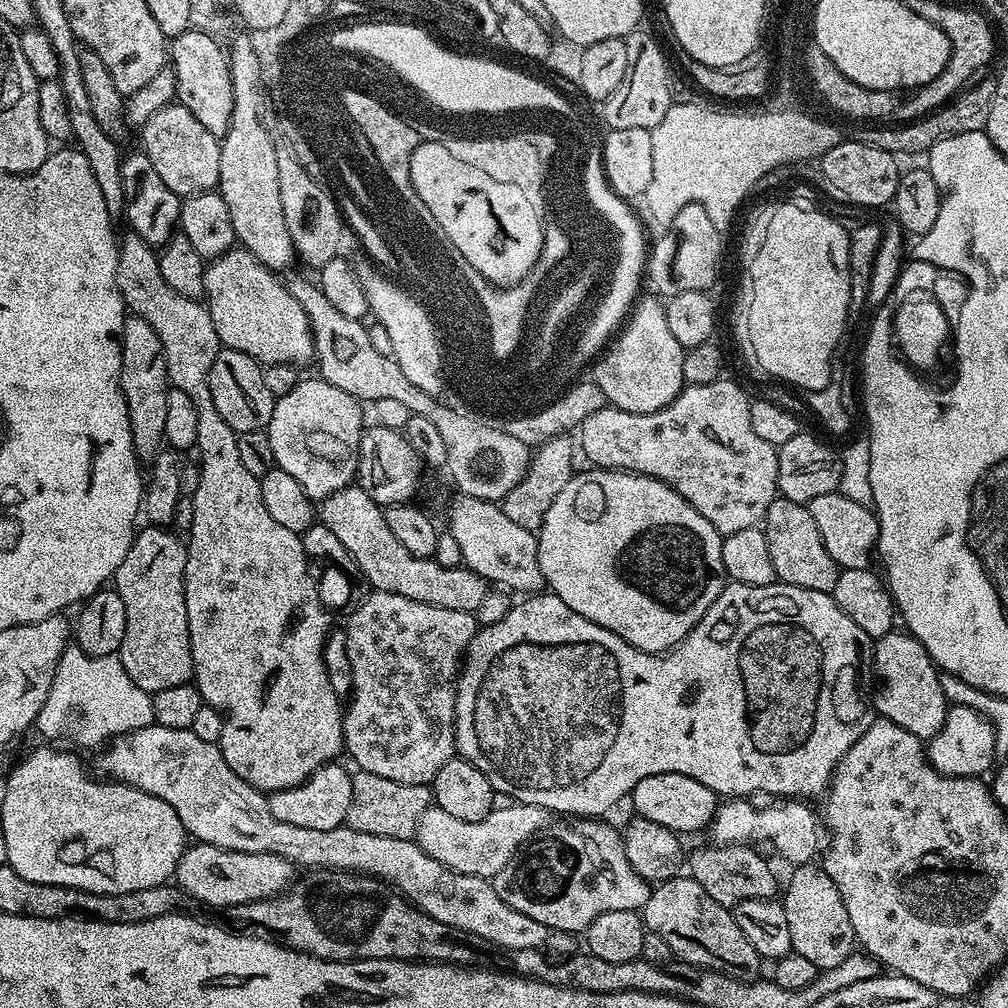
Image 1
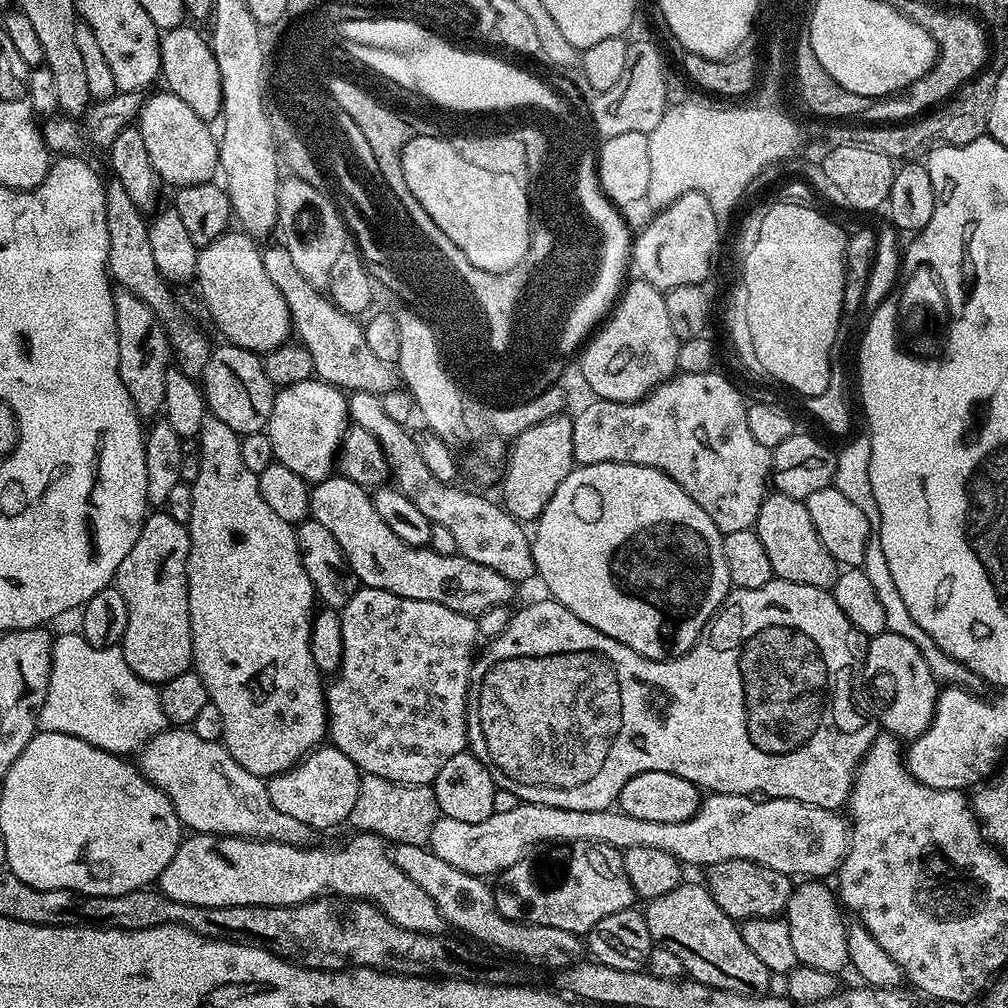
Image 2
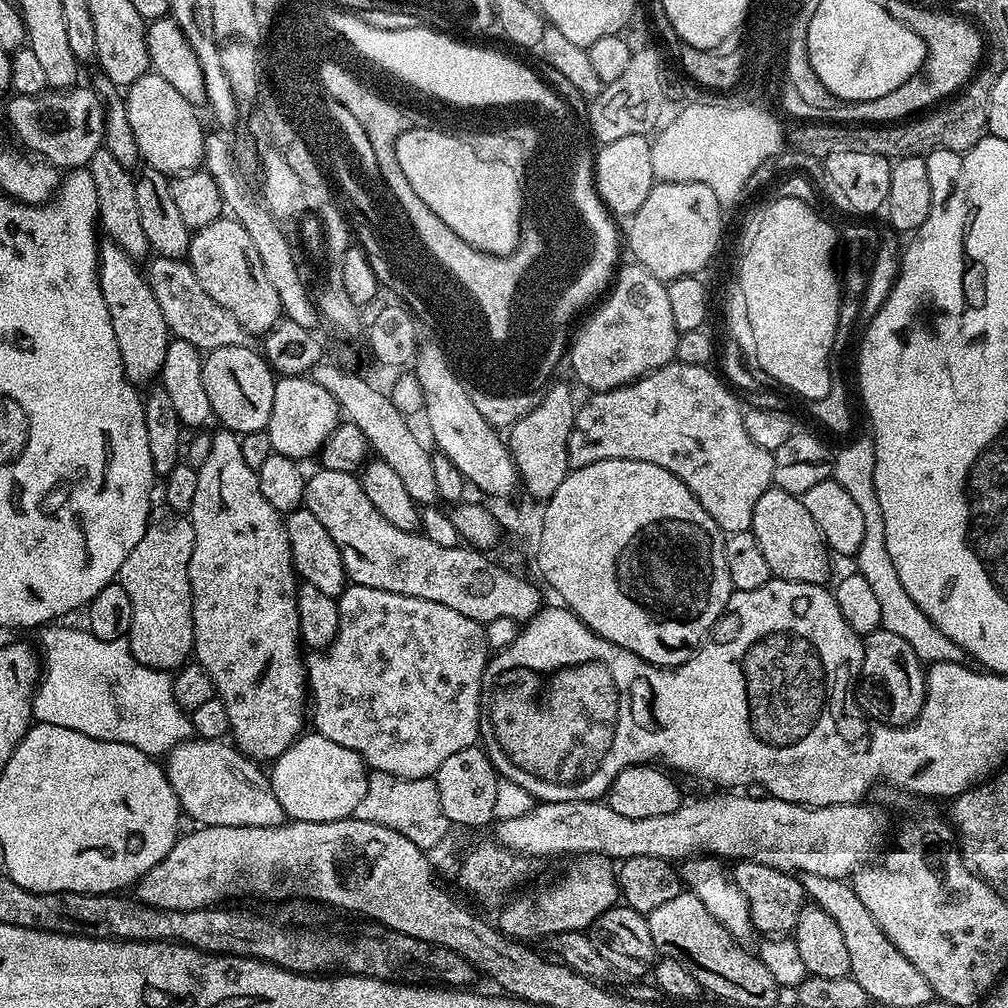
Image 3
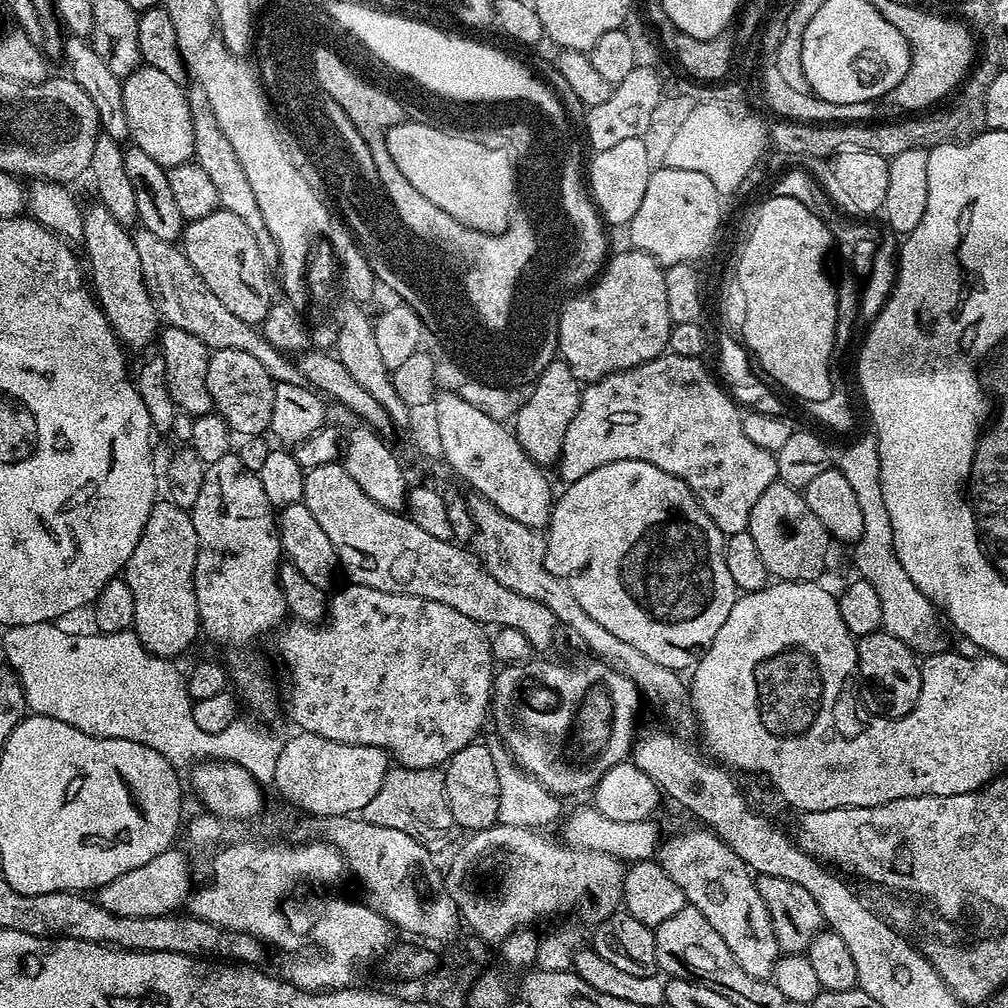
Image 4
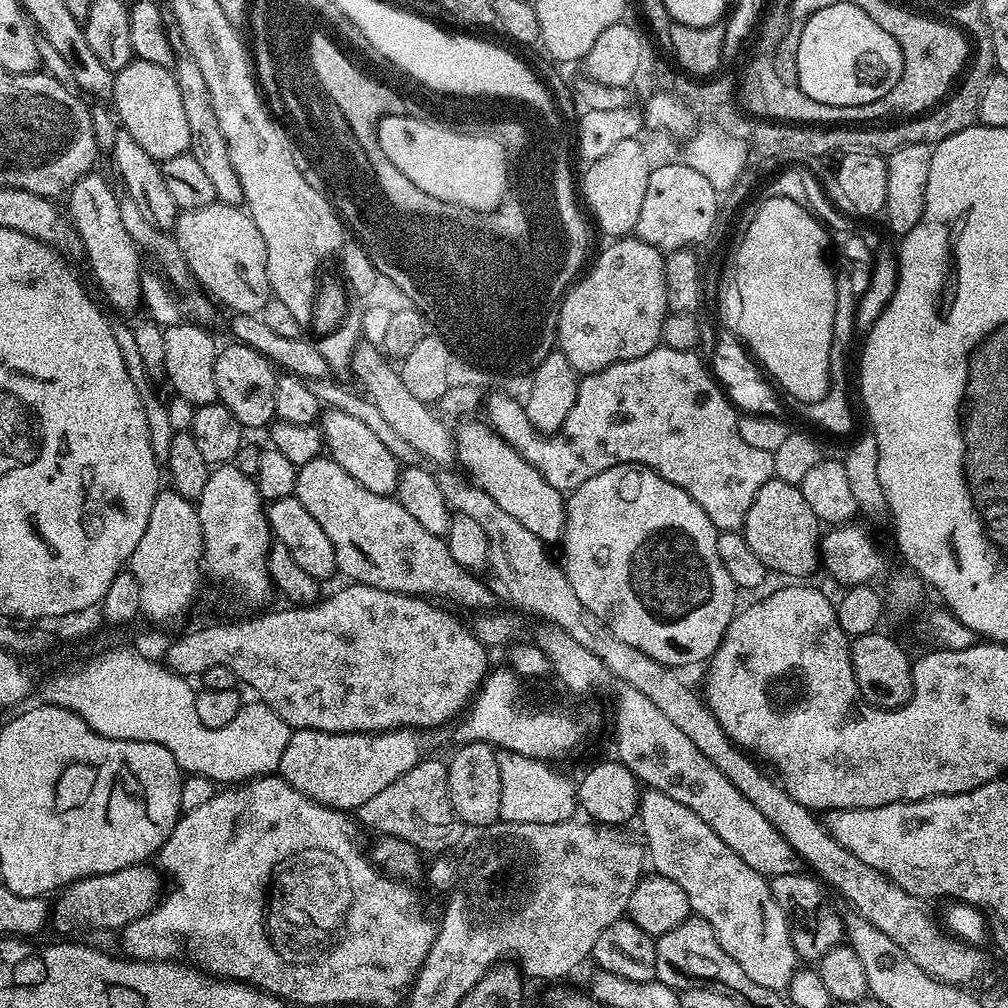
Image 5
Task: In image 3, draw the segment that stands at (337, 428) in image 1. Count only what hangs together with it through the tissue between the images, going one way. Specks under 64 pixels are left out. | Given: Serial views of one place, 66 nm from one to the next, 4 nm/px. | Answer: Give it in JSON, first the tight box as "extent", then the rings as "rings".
{"extent":[266,376,341,462],"rings":[[[308,376],[279,377],[274,386],[274,406],[270,410],[270,422],[266,429],[272,451],[297,462],[304,462],[307,456],[315,457],[330,438],[341,416],[334,398],[322,390],[318,382]]]}

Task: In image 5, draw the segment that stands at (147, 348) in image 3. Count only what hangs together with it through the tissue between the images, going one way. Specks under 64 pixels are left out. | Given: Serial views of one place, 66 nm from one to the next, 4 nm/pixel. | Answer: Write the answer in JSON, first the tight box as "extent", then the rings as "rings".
{"extent":[66,170,141,312],"rings":[[[93,170],[87,176],[80,177],[75,186],[66,193],[68,200],[67,219],[70,221],[79,247],[84,247],[84,256],[92,267],[92,276],[96,279],[104,296],[120,312],[132,312],[141,307],[140,268],[141,249],[130,238],[121,223],[119,214],[119,195]]]}

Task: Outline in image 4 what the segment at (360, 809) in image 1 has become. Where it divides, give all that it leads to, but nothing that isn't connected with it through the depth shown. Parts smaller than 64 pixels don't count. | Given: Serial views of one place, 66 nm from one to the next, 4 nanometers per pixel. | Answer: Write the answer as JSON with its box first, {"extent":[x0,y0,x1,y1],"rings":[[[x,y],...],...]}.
{"extent":[362,767,457,854],"rings":[[[389,767],[388,773],[382,778],[382,786],[370,802],[366,802],[362,818],[366,822],[374,822],[374,826],[390,826],[390,830],[402,830],[402,834],[410,834],[422,846],[426,846],[433,854],[439,853],[451,838],[452,832],[457,831],[454,818],[450,814],[450,802],[446,798],[446,784],[444,773],[440,768],[402,768]]]}

